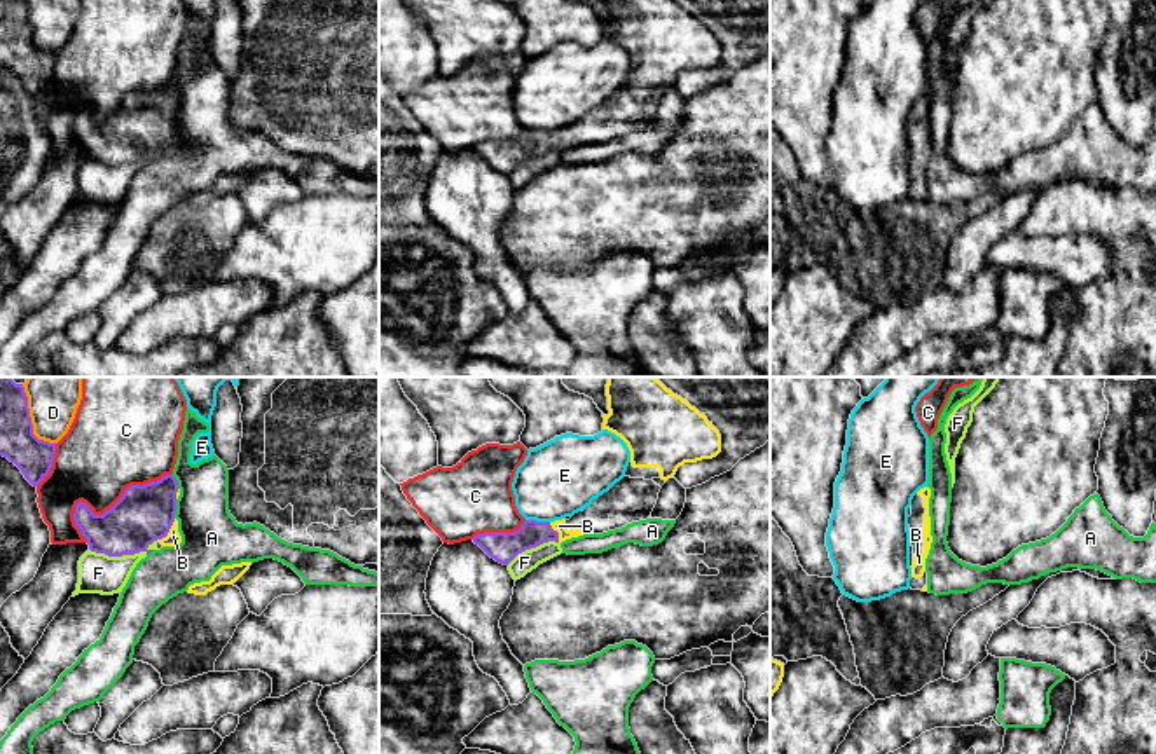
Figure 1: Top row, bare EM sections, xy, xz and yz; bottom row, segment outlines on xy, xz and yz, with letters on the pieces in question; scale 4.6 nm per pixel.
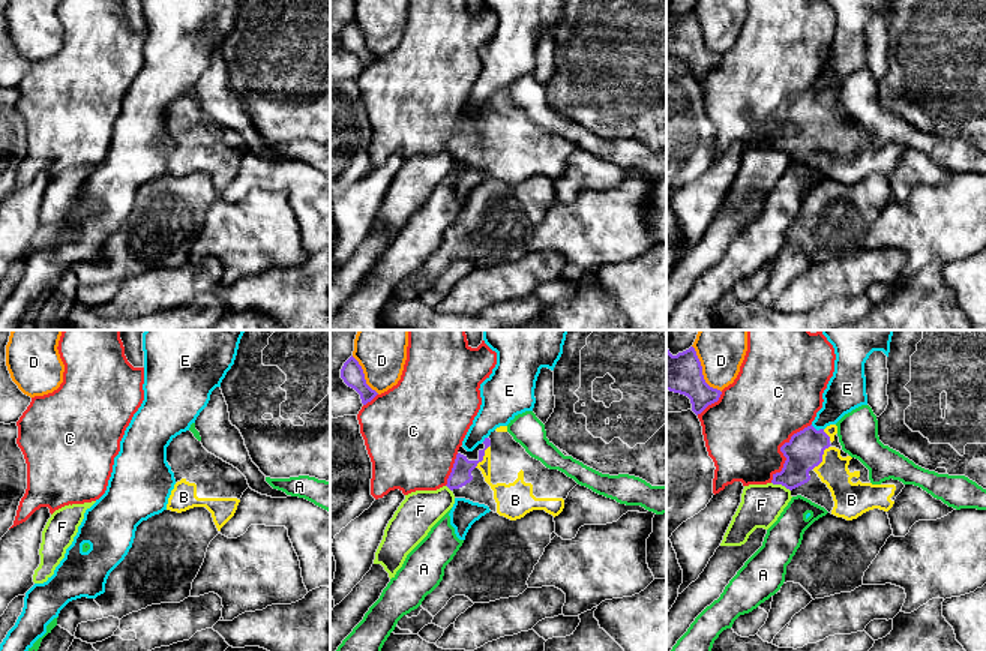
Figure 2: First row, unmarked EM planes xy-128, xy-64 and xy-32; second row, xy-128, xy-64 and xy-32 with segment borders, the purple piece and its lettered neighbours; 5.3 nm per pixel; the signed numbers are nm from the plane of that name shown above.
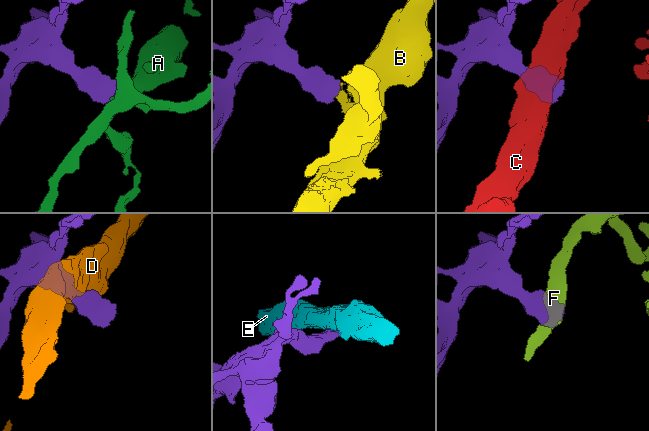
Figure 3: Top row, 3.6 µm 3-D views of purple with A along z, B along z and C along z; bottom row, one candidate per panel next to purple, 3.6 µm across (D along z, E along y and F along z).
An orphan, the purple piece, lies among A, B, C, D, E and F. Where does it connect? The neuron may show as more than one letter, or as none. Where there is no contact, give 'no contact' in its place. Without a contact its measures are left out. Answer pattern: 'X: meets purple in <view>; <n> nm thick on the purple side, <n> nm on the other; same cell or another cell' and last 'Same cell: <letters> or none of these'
A: meets purple in xy; 260 nm thick on the purple side, 280 nm on the other; another cell
B: meets purple in xy; 260 nm thick on the purple side, 70 nm on the other; same cell
C: meets purple in xy; 260 nm thick on the purple side, 400 nm on the other; another cell
D: meets purple in xy; 170 nm thick on the purple side, 260 nm on the other; another cell
E: meets purple in xz; 140 nm thick on the purple side, 360 nm on the other; another cell
F: meets purple in xy; 260 nm thick on the purple side, 190 nm on the other; another cell
Same cell: B

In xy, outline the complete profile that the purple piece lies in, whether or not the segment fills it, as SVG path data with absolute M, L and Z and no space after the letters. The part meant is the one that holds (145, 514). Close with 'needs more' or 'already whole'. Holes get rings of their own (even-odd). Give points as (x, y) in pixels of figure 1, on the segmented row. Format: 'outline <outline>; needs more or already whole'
outline M171 475L145 485L131 485L124 490L122 497L103 515L94 515L86 503L77 503L73 520L87 539L89 550L105 553L108 557L134 555L145 552L152 553L148 546L161 541L162 546L175 546L182 543L178 532L176 499L180 496L178 482Z; needs more

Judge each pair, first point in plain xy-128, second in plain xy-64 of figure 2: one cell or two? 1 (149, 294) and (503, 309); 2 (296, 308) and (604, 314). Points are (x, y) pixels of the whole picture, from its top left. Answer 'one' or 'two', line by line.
1: two
2: two

